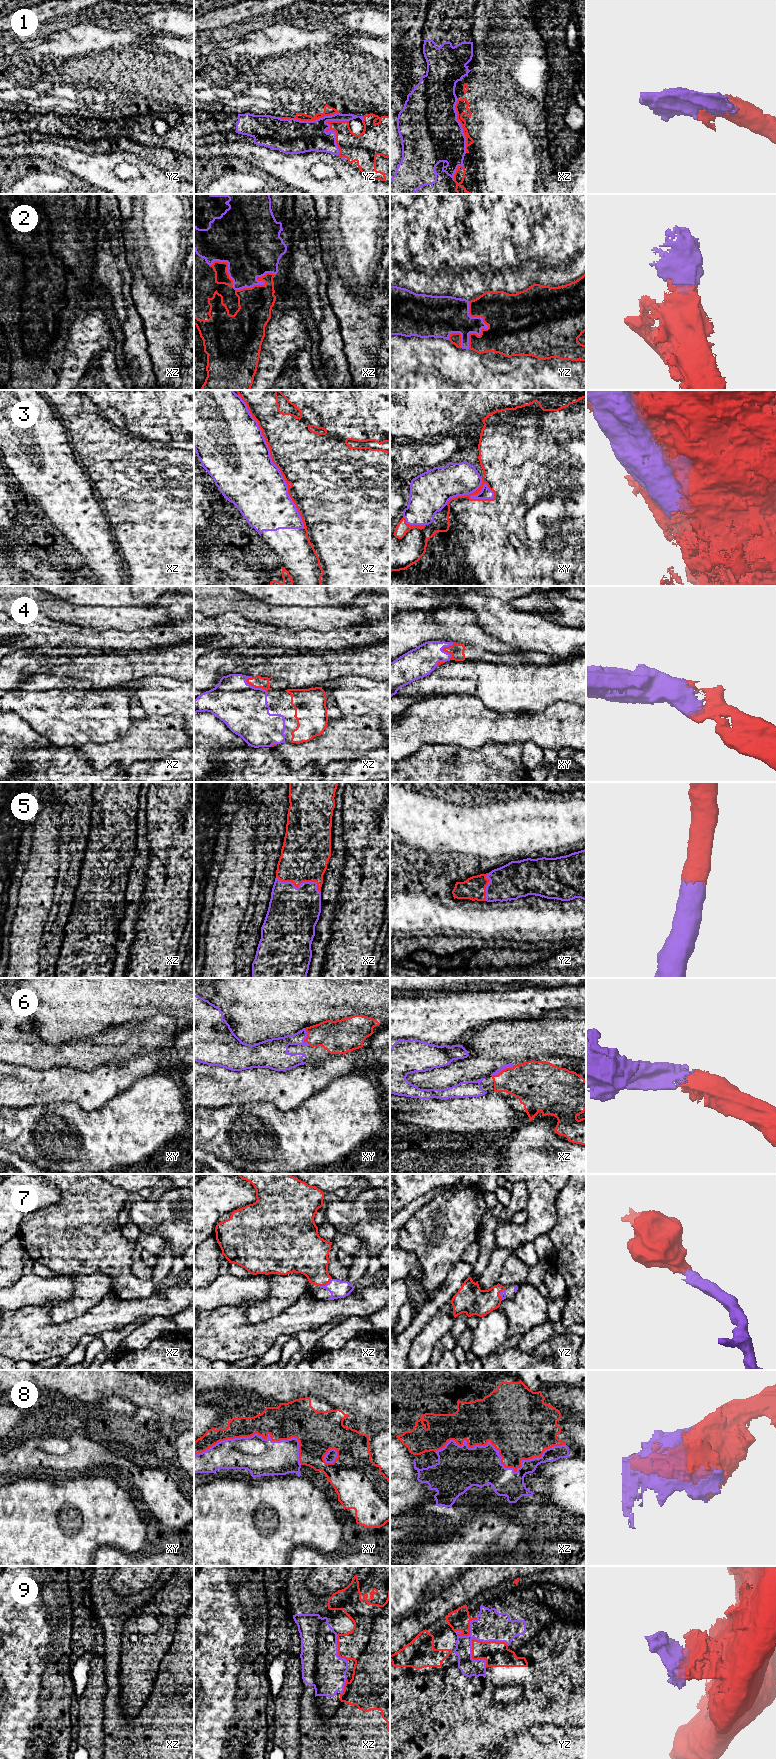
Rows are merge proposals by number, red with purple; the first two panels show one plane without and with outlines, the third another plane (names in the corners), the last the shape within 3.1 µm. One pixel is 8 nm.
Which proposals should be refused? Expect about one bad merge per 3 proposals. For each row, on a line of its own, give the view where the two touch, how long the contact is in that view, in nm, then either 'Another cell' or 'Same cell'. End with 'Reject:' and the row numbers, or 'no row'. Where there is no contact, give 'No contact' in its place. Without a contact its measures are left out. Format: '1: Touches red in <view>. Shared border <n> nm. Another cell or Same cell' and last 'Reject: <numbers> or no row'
1: Touches red in yz. Shared border 300 nm. Same cell
2: Touches red in yz. Shared border 380 nm. Same cell
3: Touches red in xz. Shared border 1200 nm. Another cell
4: Touches red in xz. Shared border 200 nm. Same cell
5: Touches red in xz. Shared border 380 nm. Same cell
6: Touches red in xz. Shared border 200 nm. Same cell
7: Touches red in xz. Shared border 120 nm. Same cell
8: Touches red in xz. Shared border 1050 nm. Same cell
9: Touches red in yz. Shared border 320 nm. Another cell
Reject: 3, 9

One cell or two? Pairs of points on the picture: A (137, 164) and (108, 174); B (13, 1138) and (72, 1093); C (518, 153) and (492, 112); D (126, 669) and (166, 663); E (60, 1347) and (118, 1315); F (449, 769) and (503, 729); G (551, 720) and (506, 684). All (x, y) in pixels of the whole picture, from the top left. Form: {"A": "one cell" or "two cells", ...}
{"A": "one cell", "B": "two cells", "C": "one cell", "D": "one cell", "E": "one cell", "F": "two cells", "G": "two cells"}

